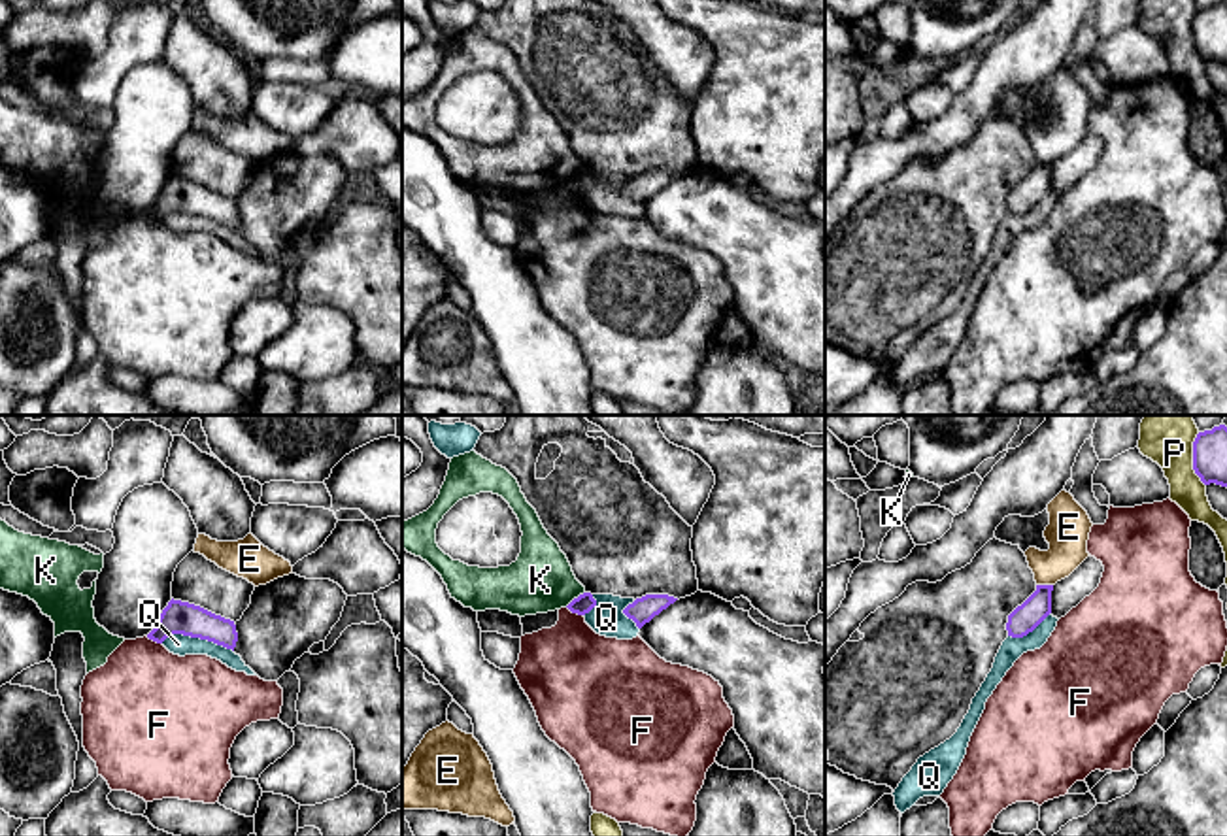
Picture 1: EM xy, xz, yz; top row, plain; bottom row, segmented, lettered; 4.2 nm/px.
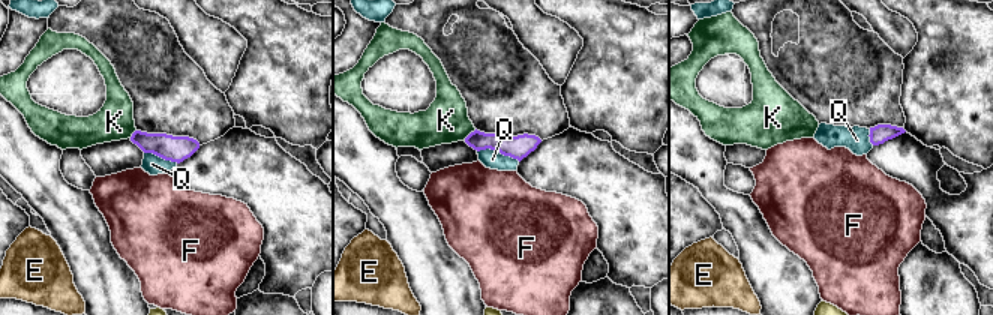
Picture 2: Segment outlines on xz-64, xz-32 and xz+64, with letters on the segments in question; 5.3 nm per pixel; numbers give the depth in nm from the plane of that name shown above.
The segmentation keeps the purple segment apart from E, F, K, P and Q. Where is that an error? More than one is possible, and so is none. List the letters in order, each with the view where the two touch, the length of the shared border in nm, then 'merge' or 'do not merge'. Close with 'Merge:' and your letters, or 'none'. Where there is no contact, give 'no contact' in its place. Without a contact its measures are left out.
E: meets purple in yz; contact 70 nm long; do not merge
F: meets purple in xz; contact 80 nm long; do not merge
K: meets purple in xz; contact 110 nm long; do not merge
P: meets purple in yz; contact 240 nm long; do not merge
Q: meets purple in xy; contact 320 nm long; do not merge
Merge: none

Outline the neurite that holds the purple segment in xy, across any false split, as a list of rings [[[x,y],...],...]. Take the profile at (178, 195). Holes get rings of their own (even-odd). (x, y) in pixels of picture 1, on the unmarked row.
[[[172,176],[147,215],[162,221],[174,211],[208,217],[232,228],[238,219],[234,198],[215,192],[200,183]]]

